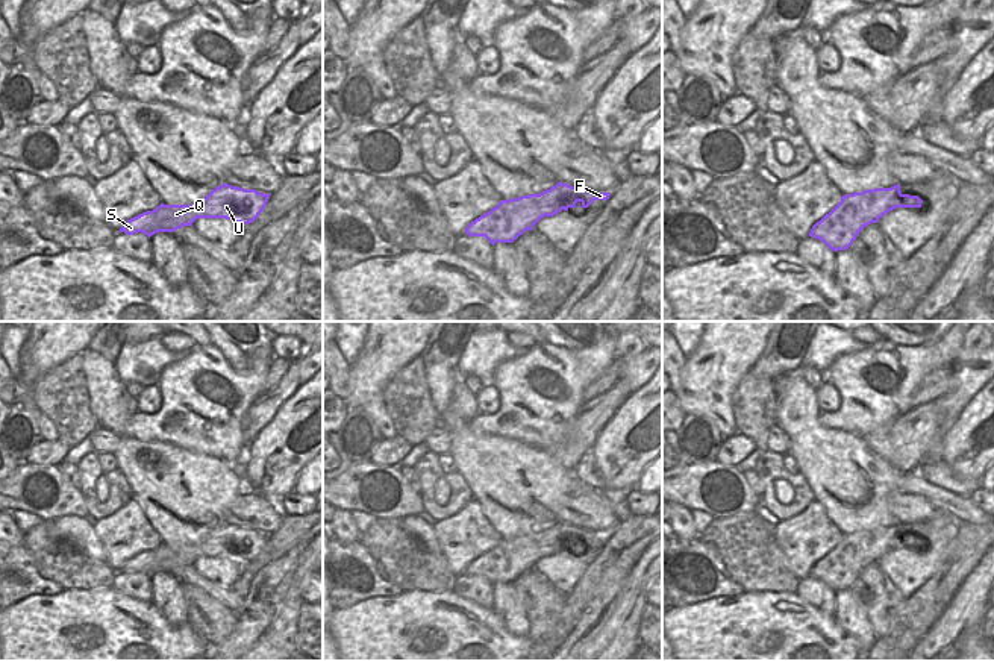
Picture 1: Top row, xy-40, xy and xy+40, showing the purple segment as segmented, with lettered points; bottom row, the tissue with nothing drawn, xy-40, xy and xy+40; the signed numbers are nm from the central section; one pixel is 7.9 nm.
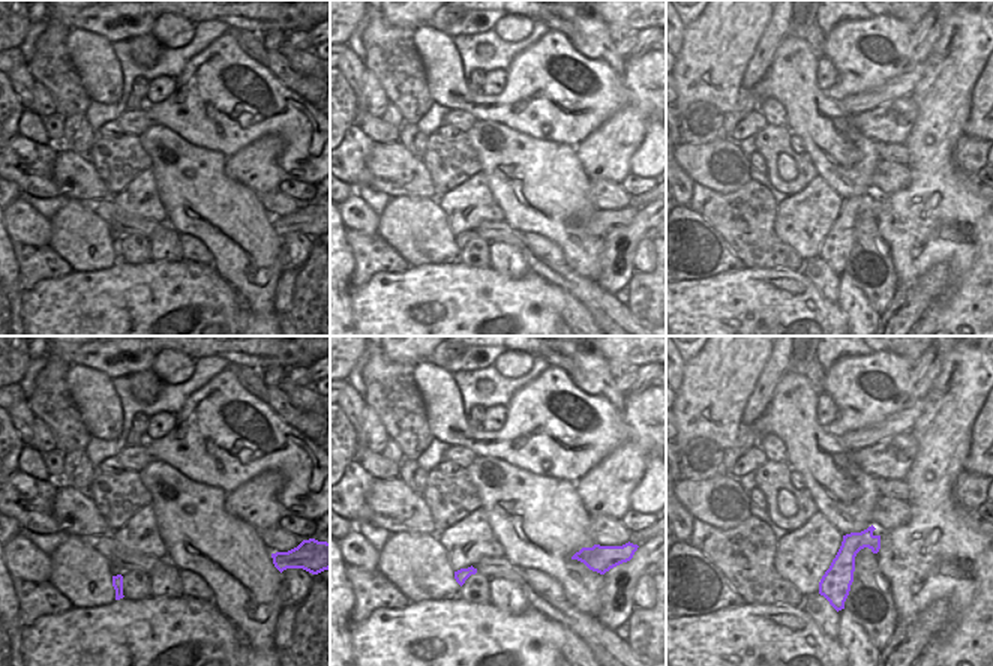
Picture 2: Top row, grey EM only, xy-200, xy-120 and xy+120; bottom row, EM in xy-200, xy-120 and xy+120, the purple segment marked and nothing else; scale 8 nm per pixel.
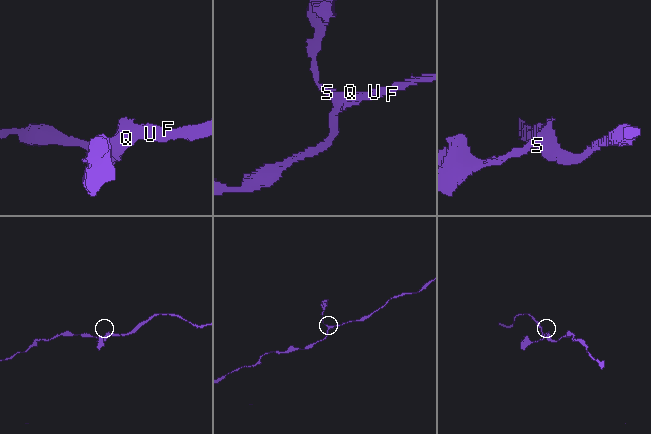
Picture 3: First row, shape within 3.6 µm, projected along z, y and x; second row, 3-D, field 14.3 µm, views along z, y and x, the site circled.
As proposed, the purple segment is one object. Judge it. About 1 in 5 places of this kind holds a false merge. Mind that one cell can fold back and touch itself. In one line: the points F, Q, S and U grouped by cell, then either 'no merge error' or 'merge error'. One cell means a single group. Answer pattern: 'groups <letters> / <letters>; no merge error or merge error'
groups F Q S U; no merge error

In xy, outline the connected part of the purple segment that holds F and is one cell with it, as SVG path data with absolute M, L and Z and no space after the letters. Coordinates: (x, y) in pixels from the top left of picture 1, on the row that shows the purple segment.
M558 182L550 190L539 194L521 196L518 199L500 200L489 212L471 221L465 233L470 237L485 237L492 246L495 243L514 243L526 230L547 217L576 208L588 208L594 200L608 200L611 193L594 193Z

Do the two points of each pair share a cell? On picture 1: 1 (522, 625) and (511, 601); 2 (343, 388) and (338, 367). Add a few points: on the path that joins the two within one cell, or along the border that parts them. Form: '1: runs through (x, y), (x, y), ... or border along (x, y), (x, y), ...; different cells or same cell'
1: runs through (515, 619), (511, 607); same cell
2: runs through (340, 384), (338, 372); same cell

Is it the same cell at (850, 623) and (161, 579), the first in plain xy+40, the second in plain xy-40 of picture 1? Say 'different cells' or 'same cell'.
same cell

